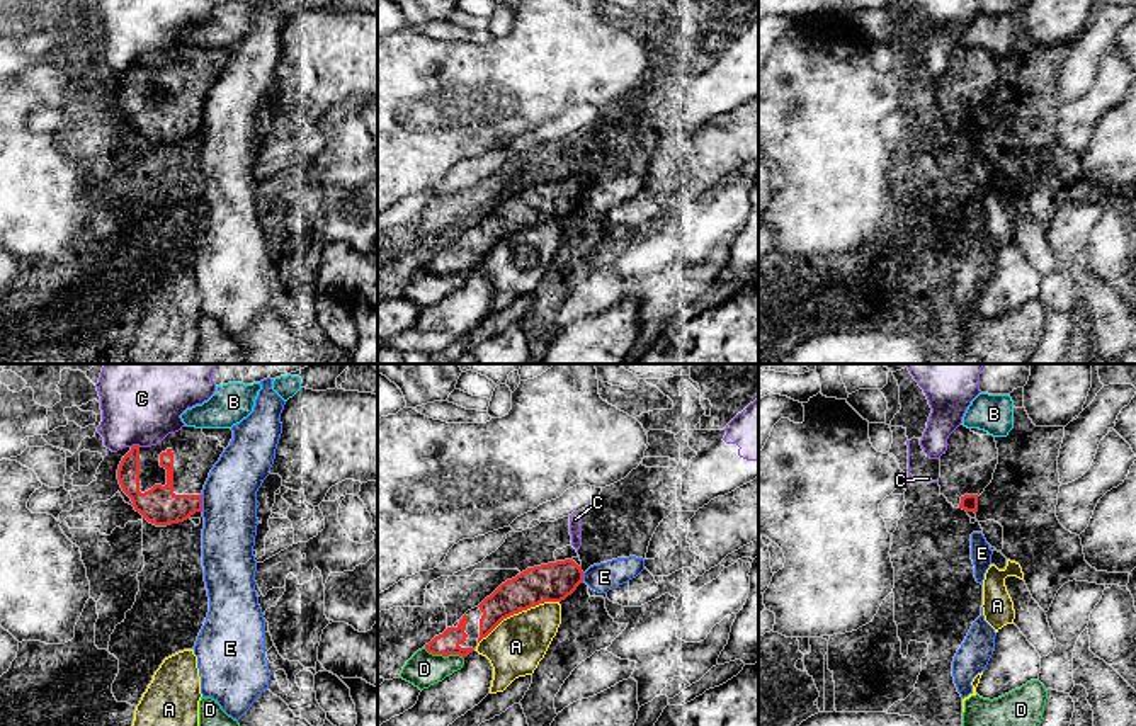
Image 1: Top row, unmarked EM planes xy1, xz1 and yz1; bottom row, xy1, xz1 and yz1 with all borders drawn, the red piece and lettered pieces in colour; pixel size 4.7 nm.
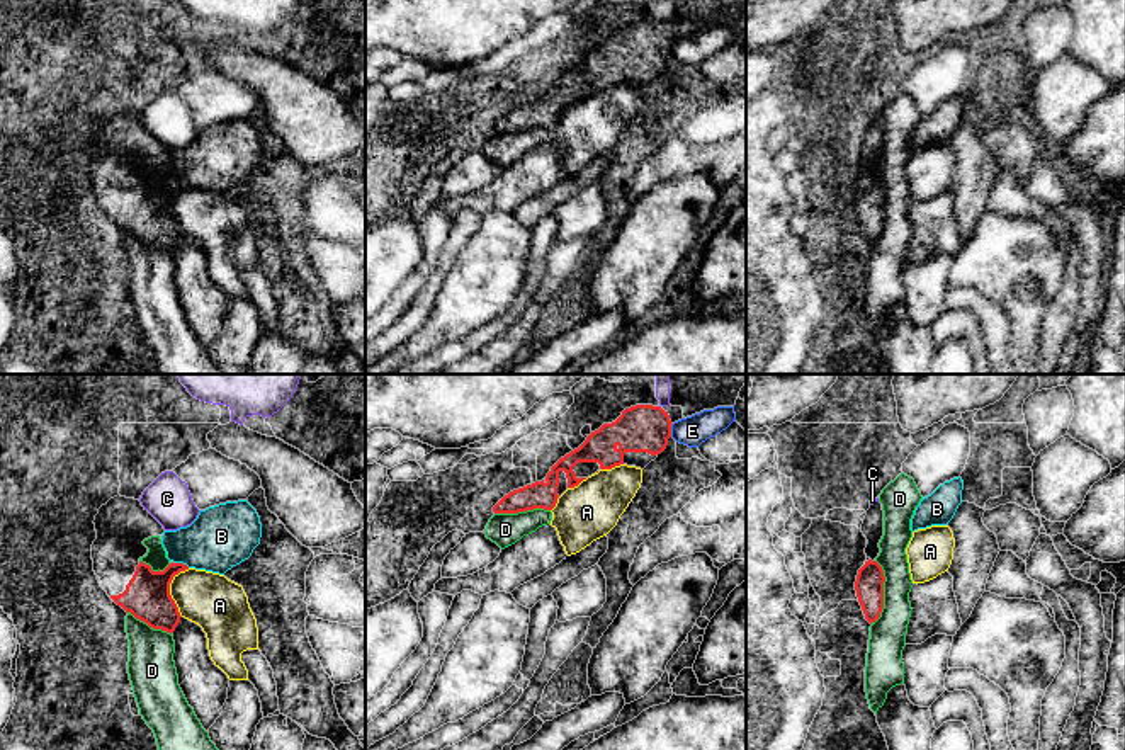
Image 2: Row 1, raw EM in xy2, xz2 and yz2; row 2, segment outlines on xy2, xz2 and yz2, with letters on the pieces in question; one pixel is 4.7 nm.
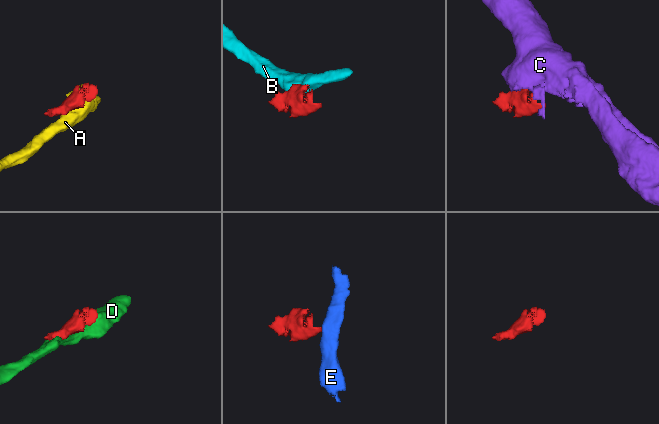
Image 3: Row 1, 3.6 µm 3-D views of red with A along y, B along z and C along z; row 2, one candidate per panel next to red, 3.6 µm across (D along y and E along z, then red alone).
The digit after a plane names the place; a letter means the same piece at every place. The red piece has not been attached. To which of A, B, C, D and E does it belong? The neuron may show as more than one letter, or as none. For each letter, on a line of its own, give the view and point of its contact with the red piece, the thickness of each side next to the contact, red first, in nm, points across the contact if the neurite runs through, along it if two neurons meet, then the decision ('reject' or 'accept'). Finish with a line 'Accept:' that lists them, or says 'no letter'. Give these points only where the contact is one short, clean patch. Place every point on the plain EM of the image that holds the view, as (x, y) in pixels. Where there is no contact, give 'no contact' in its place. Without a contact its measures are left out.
A: meets red in xz1 at (517, 232); 190 nm thick on the red side, 260 nm on the other; reject
B: meets red in xy2 at (182, 182); 220 nm thick on the red side, 300 nm on the other; border along xy2 (174, 181), (182, 181), (189, 186); reject
C: meets red in xy1 at (135, 65); 110 nm thick on the red side, 300 nm on the other; reject
D: meets red in yz2 at (882, 211); 140 nm thick on the red side, 180 nm on the other; border along yz2 (876, 179), (884, 196), (884, 227), (870, 242); reject
E: meets red in xy1 at (201, 123); 180 nm thick on the red side, 260 nm on the other; border along xy1 (201, 114), (203, 130); reject
Accept: no letter

